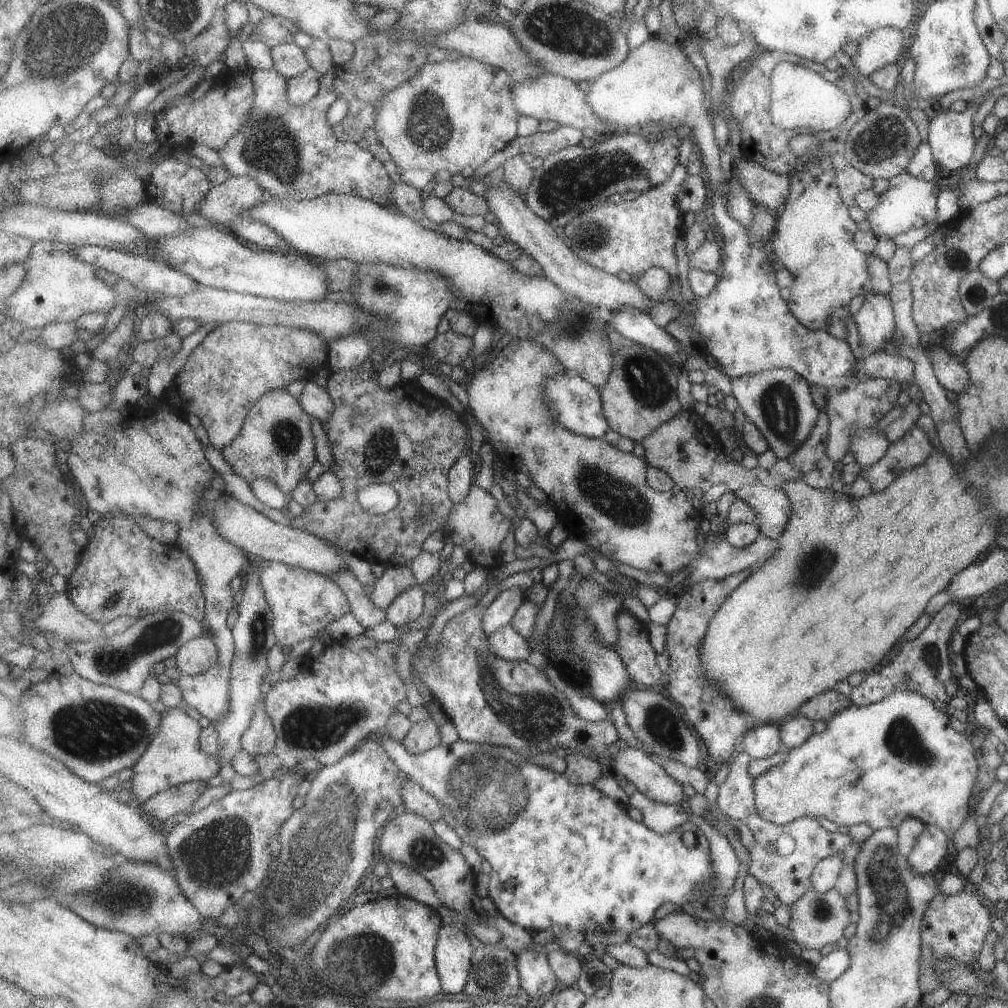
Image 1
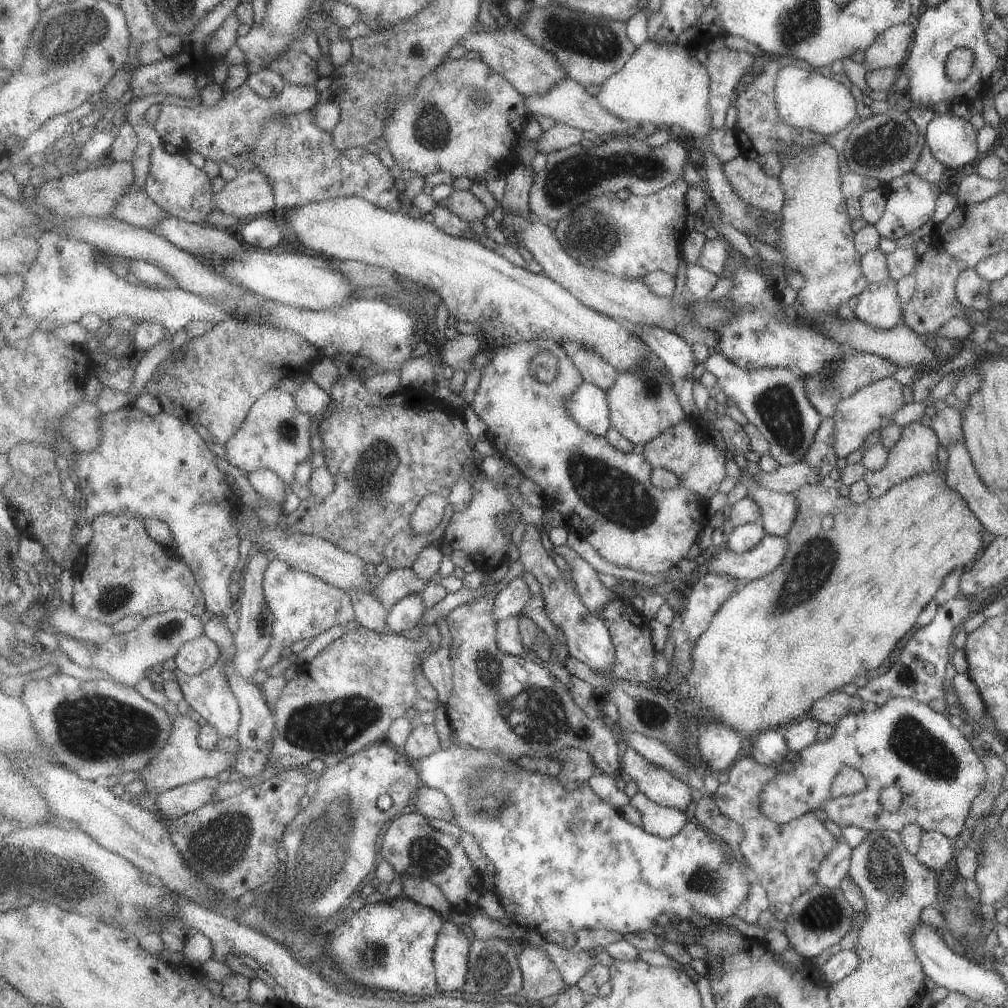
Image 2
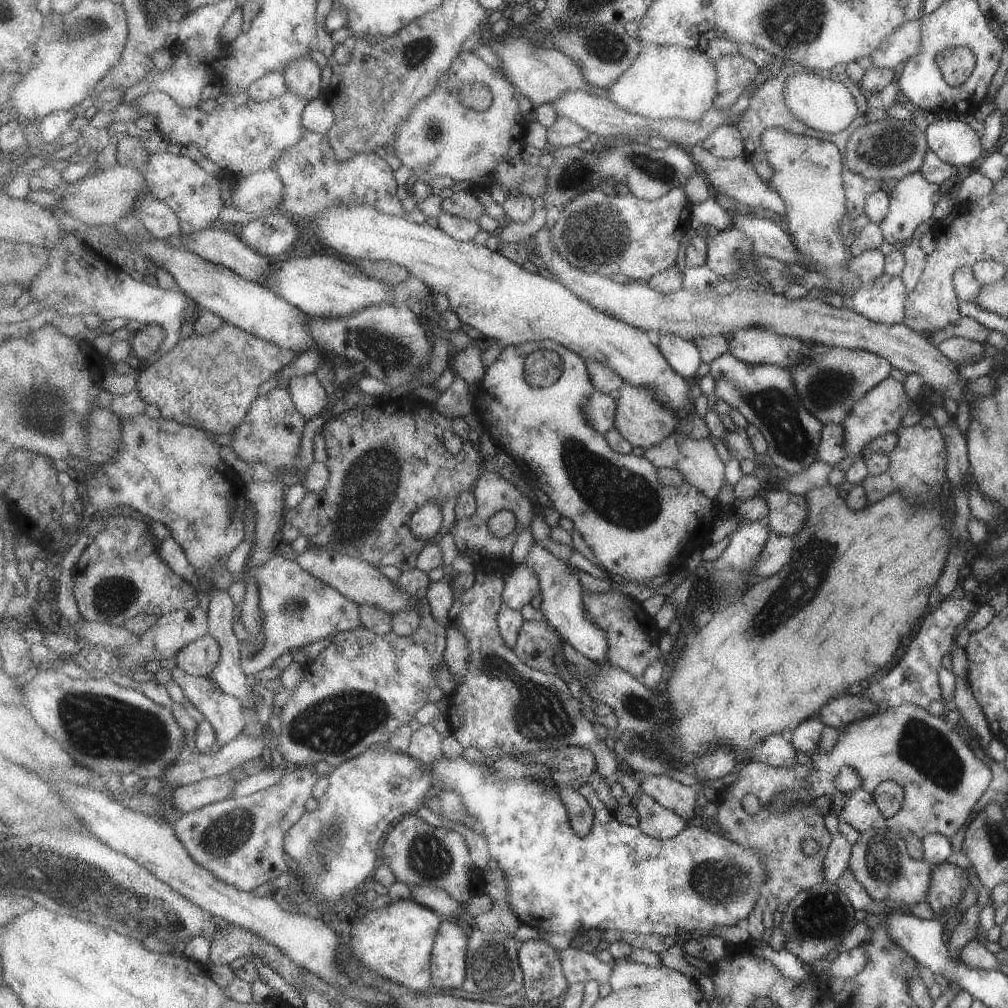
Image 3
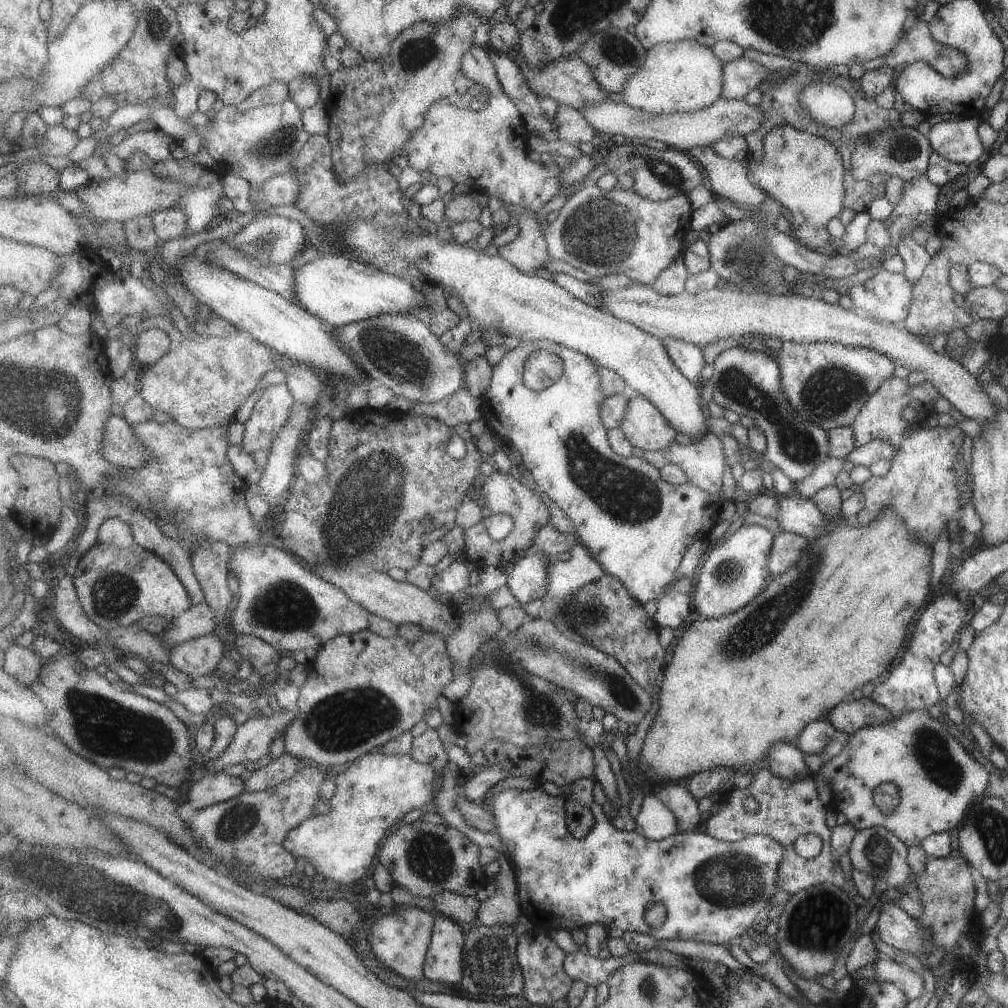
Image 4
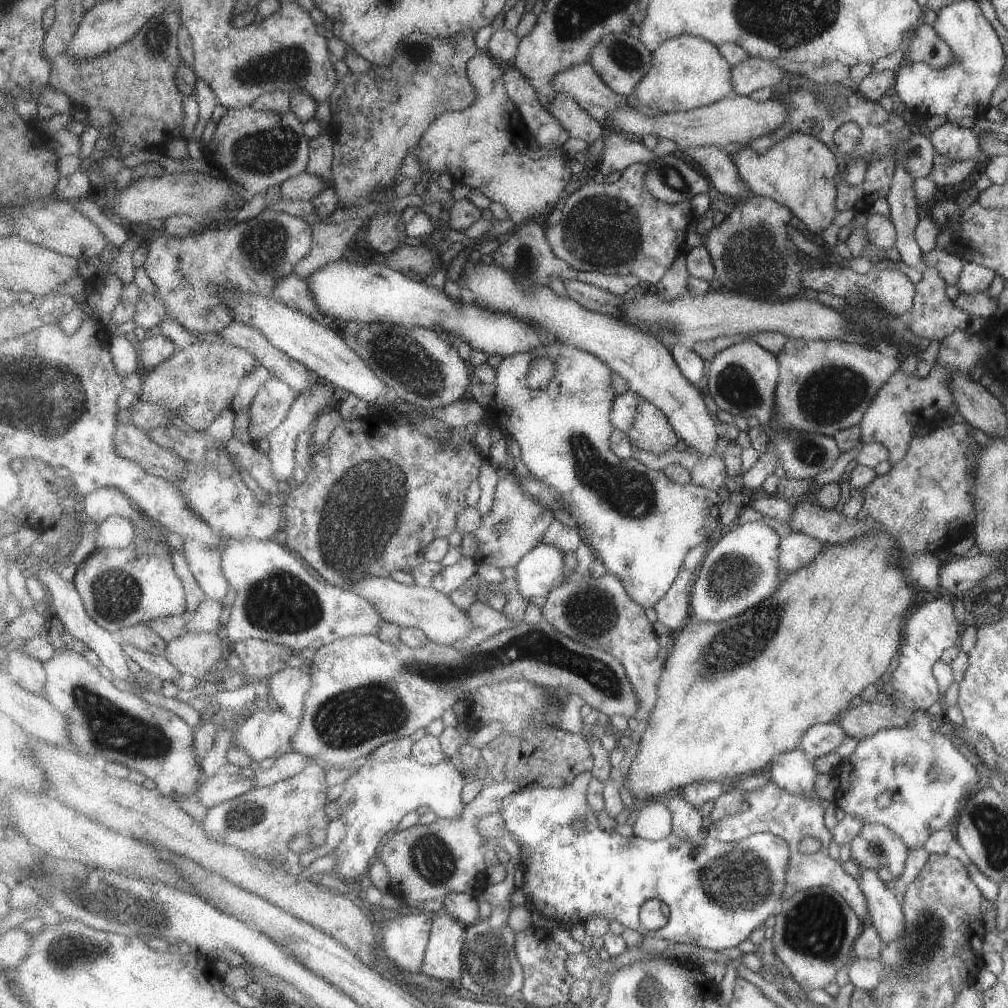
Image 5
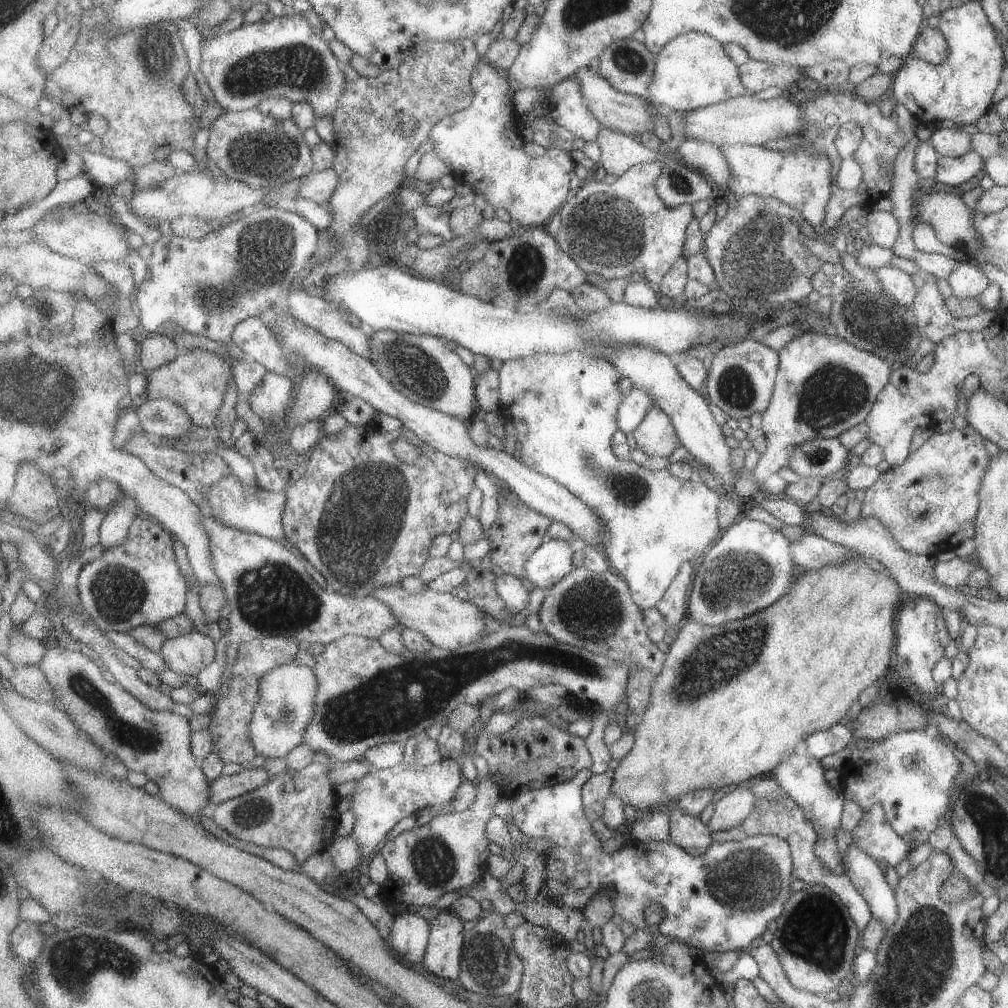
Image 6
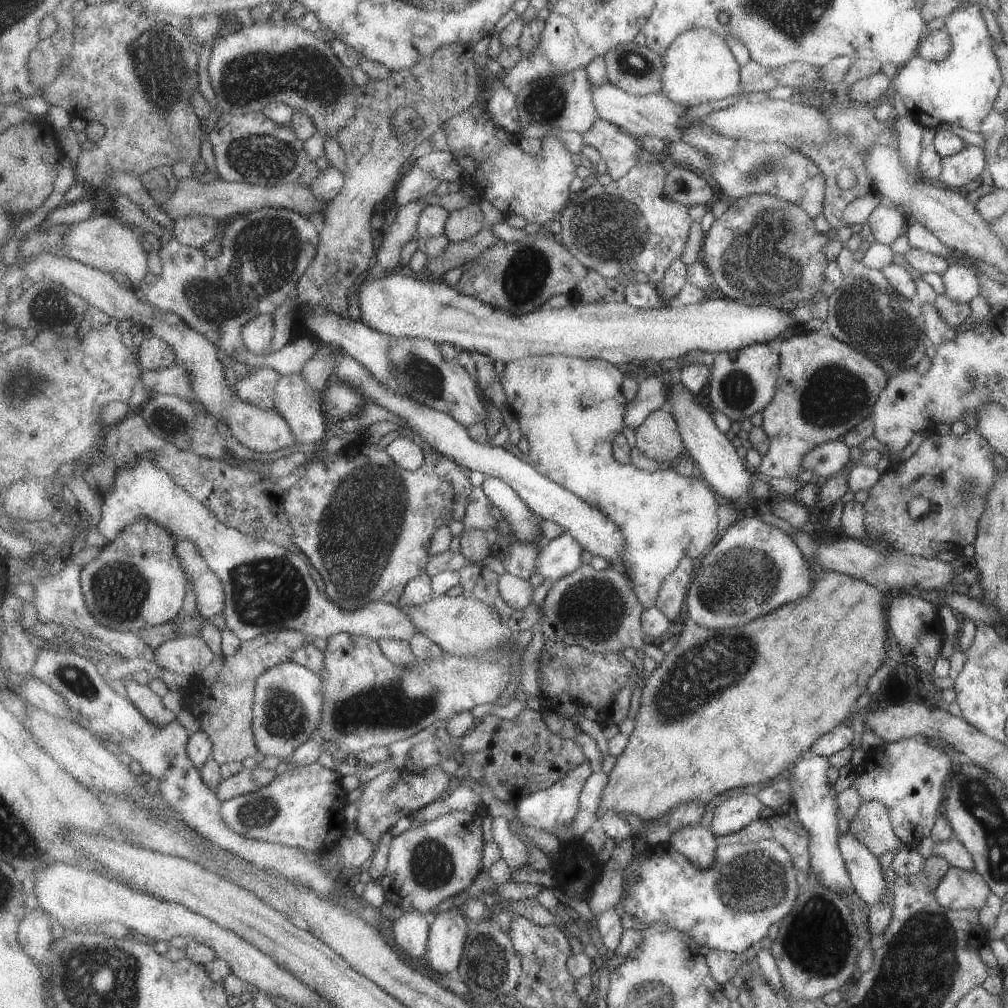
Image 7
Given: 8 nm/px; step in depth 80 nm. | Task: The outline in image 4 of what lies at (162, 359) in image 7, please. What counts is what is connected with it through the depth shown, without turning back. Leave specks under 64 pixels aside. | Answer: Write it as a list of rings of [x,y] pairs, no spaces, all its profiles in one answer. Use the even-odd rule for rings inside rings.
[[[151,328],[133,337],[133,349],[139,365],[151,366],[168,354],[174,344],[169,334],[159,328]]]

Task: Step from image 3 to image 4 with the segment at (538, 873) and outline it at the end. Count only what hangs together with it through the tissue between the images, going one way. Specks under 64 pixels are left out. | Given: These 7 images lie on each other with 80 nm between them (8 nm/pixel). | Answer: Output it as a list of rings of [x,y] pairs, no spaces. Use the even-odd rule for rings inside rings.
[[[583,777],[579,779],[573,788],[569,792],[570,798],[579,802],[579,804],[585,805],[586,807],[591,807],[594,811],[594,817],[596,818],[595,826],[591,830],[589,836],[585,836],[583,840],[575,840],[569,832],[569,826],[567,826],[567,809],[568,804],[565,795],[553,795],[547,794],[545,790],[541,789],[540,786],[533,787],[532,789],[525,790],[513,790],[503,791],[494,794],[486,795],[481,798],[480,803],[486,809],[489,809],[493,816],[496,818],[498,834],[505,842],[507,846],[501,850],[500,855],[505,855],[510,858],[510,861],[514,864],[514,868],[517,868],[517,880],[519,880],[518,892],[520,903],[524,914],[527,916],[528,920],[537,929],[542,929],[545,931],[564,929],[568,932],[571,930],[585,929],[583,926],[589,926],[593,923],[601,923],[608,930],[613,927],[619,927],[623,929],[624,932],[637,931],[639,933],[646,933],[657,939],[675,939],[678,941],[694,940],[701,941],[702,943],[711,943],[716,945],[729,946],[733,942],[739,942],[743,934],[747,934],[750,929],[756,926],[756,922],[759,921],[763,916],[768,915],[772,909],[769,902],[773,898],[773,894],[777,892],[777,870],[779,870],[779,864],[783,862],[783,856],[785,856],[785,848],[779,844],[777,839],[771,838],[769,835],[756,834],[740,841],[722,841],[714,836],[707,834],[703,829],[693,832],[677,832],[664,838],[660,841],[649,840],[648,838],[642,837],[636,830],[626,832],[623,830],[617,830],[613,826],[612,822],[609,822],[605,818],[605,812],[599,804],[595,804],[594,797],[594,786],[596,780],[594,778]],[[649,904],[662,904],[667,910],[667,918],[663,924],[657,927],[647,926],[645,922],[645,910]]]

